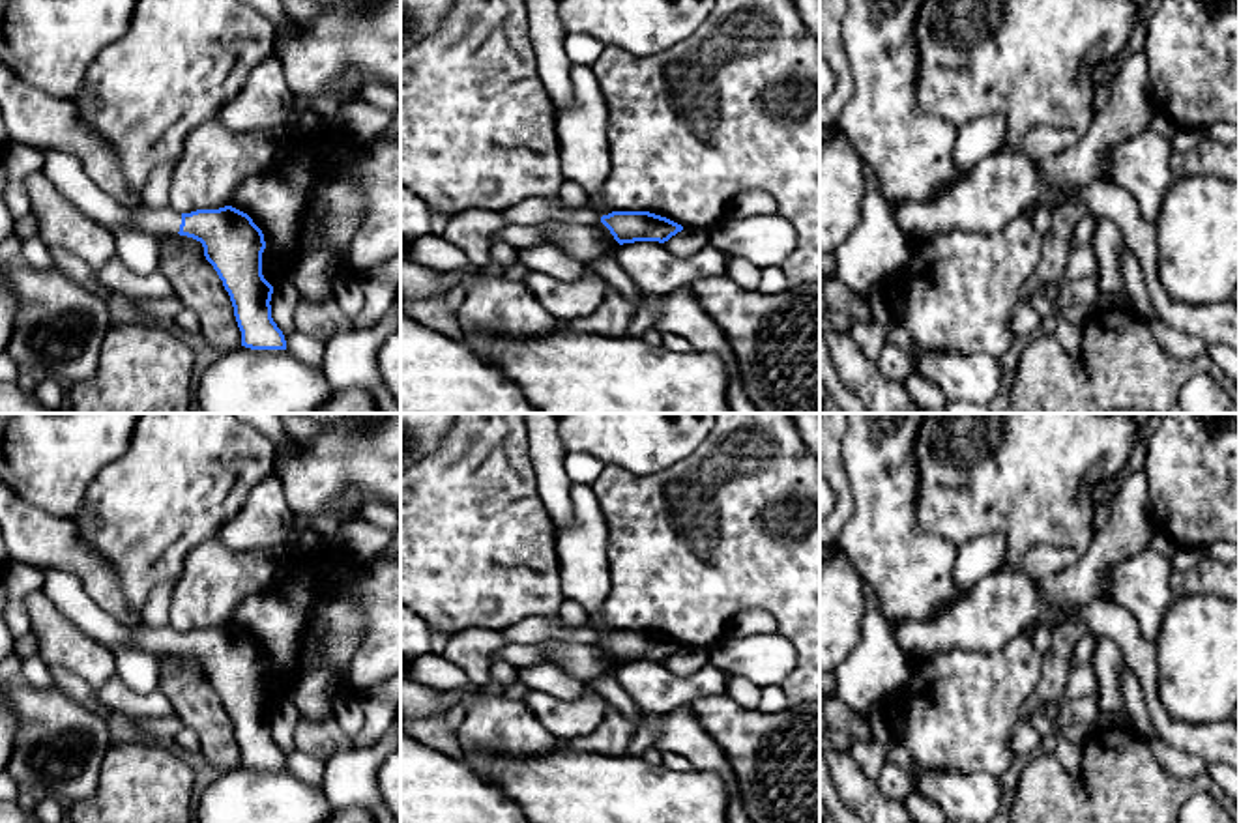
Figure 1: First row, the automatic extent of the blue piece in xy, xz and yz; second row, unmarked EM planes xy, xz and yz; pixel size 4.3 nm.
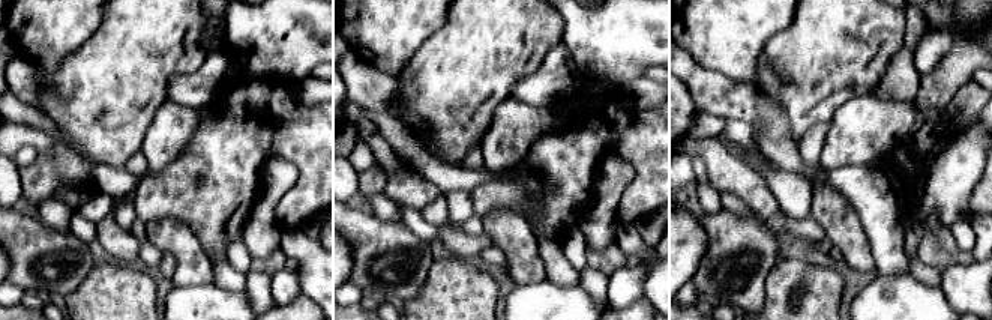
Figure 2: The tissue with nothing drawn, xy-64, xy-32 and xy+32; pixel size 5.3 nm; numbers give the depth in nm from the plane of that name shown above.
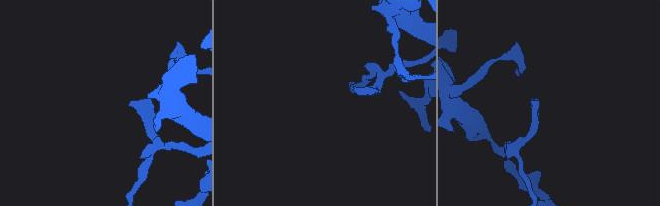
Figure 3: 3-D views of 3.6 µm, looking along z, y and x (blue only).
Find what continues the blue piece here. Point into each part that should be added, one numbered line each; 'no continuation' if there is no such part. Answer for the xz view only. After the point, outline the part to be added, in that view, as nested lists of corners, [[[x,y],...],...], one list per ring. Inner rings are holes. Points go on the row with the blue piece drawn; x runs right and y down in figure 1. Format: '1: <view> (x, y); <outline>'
1: xz (534, 210); [[[560,196],[558,198],[528,198],[502,211],[505,223],[509,224],[548,224],[548,223],[567,223],[597,226],[601,215],[586,208],[569,208]]]

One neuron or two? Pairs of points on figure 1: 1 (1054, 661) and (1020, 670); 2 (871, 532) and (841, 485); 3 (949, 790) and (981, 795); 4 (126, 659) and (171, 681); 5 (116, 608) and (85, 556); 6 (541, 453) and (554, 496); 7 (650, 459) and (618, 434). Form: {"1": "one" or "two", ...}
{"1": "two", "2": "two", "3": "one", "4": "two", "5": "one", "6": "one", "7": "one"}

